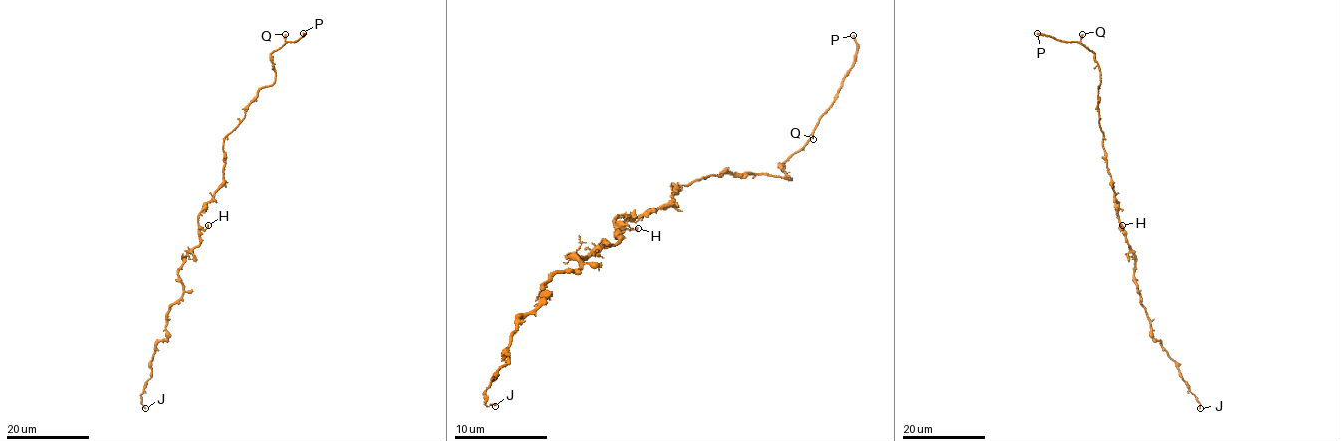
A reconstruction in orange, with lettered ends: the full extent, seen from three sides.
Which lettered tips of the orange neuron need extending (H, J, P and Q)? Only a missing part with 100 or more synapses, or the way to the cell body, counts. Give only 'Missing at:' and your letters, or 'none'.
Missing at: P

